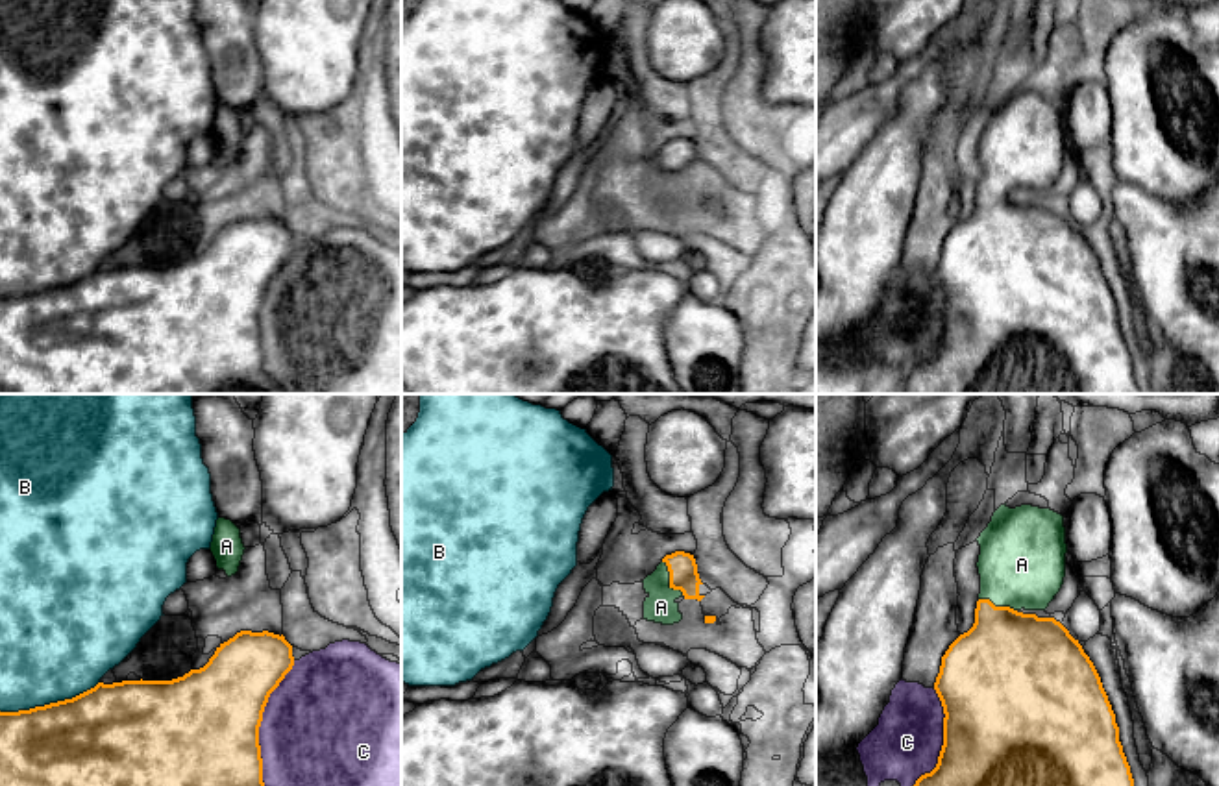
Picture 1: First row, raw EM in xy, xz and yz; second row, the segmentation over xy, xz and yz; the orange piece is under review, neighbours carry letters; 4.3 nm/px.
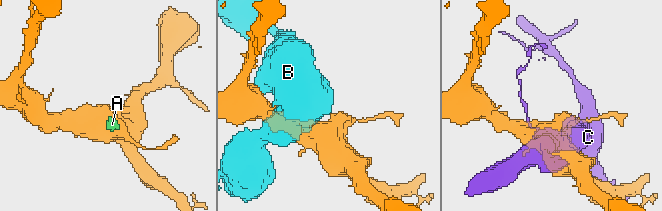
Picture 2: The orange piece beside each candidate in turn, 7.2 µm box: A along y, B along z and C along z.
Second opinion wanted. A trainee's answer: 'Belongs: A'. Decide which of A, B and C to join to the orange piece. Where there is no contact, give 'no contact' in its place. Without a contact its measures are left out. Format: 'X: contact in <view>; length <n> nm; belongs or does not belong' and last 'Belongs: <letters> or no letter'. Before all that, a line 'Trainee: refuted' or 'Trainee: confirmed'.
Trainee: confirmed
A: contact in xz; length 180 nm; belongs
B: contact in xy; length 460 nm; does not belong
C: contact in xy; length 550 nm; does not belong
Belongs: A

